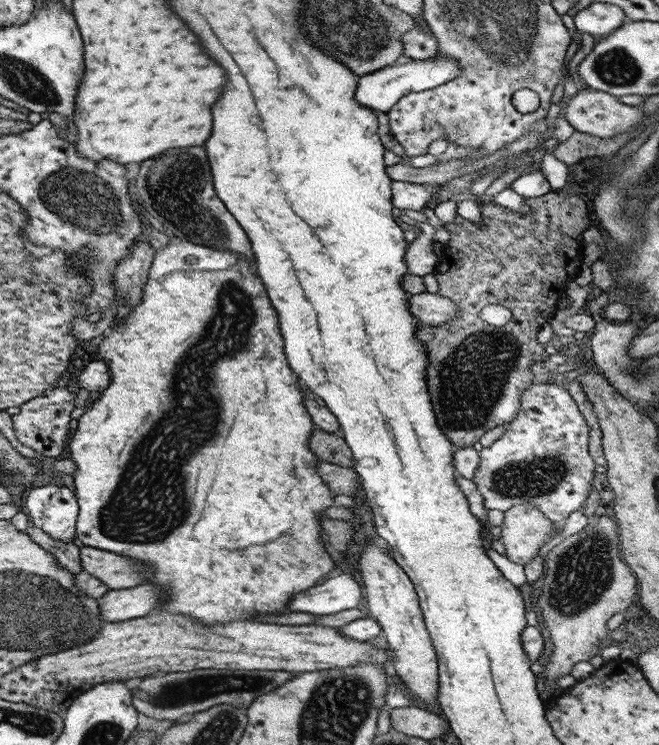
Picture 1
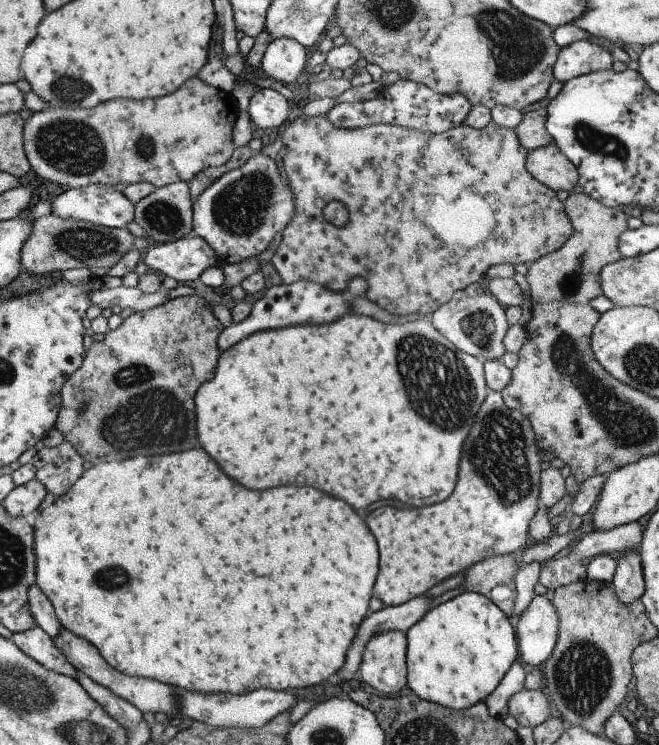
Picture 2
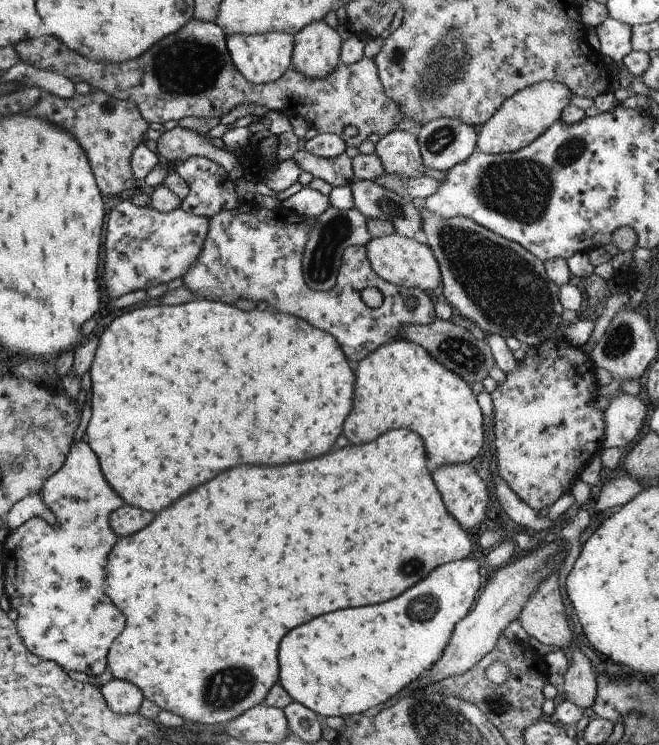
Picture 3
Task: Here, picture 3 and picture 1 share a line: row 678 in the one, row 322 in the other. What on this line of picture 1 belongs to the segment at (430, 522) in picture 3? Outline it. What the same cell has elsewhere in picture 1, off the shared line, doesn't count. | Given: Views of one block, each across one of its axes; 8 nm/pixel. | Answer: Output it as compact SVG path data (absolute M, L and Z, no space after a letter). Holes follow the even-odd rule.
M173 237L169 238L169 242L163 249L158 249L154 254L151 266L148 268L147 280L143 287L142 297L140 302L134 305L134 307L120 320L113 320L114 324L109 326L108 330L104 333L103 339L98 344L98 355L100 361L105 363L107 370L109 370L109 385L105 389L101 390L101 394L91 406L78 418L76 430L70 432L67 440L68 446L66 446L66 452L69 452L68 459L74 462L74 473L72 478L75 487L76 504L78 506L78 515L75 521L75 532L77 538L82 542L83 546L95 547L103 549L115 554L121 553L123 556L137 559L143 564L149 564L153 570L153 574L150 574L146 578L144 583L153 583L159 585L164 590L164 598L162 598L162 606L160 610L155 611L167 611L168 613L185 615L191 617L194 621L201 623L202 625L220 625L226 622L236 621L256 621L256 616L260 614L271 614L271 613L282 613L286 610L286 604L288 600L294 596L295 593L305 590L306 588L312 587L317 584L317 580L321 576L325 576L331 571L334 564L331 561L329 555L325 552L323 544L325 543L325 534L320 528L318 514L323 515L325 510L334 506L332 504L332 498L337 496L335 491L331 491L325 486L325 483L319 478L316 471L316 464L319 462L318 458L308 449L307 441L311 432L315 428L313 422L309 419L309 415L303 406L303 391L301 391L300 382L297 376L289 369L288 363L284 355L283 339L280 335L278 328L278 318L275 309L271 306L266 290L263 284L259 280L259 277L253 271L253 264L249 266L250 262L247 262L240 254L234 252L227 252L226 250L217 250L216 248L209 248L208 246L199 246L192 242L181 240L180 238Z

